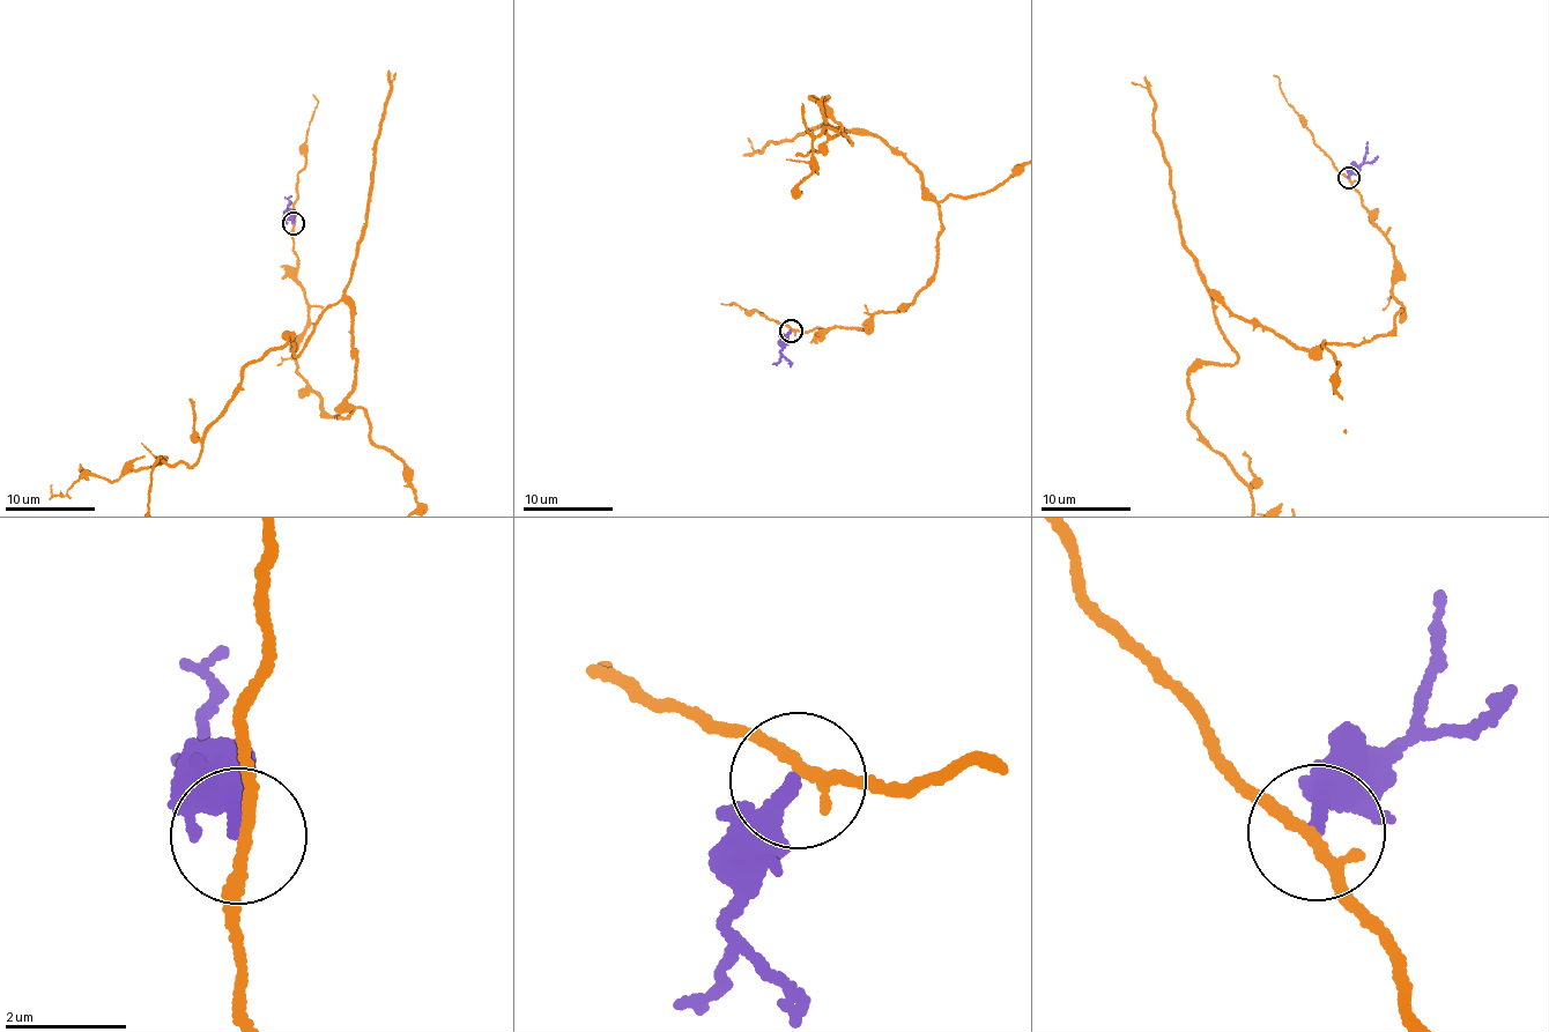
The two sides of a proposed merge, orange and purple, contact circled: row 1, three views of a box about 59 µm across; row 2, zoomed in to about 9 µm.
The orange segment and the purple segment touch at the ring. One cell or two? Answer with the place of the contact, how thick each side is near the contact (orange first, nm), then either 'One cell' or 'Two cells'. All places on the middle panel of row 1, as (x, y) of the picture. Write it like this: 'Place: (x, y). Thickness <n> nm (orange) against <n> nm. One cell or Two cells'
Place: (791, 331). Thickness 180 nm (orange) against 260 nm. Two cells

